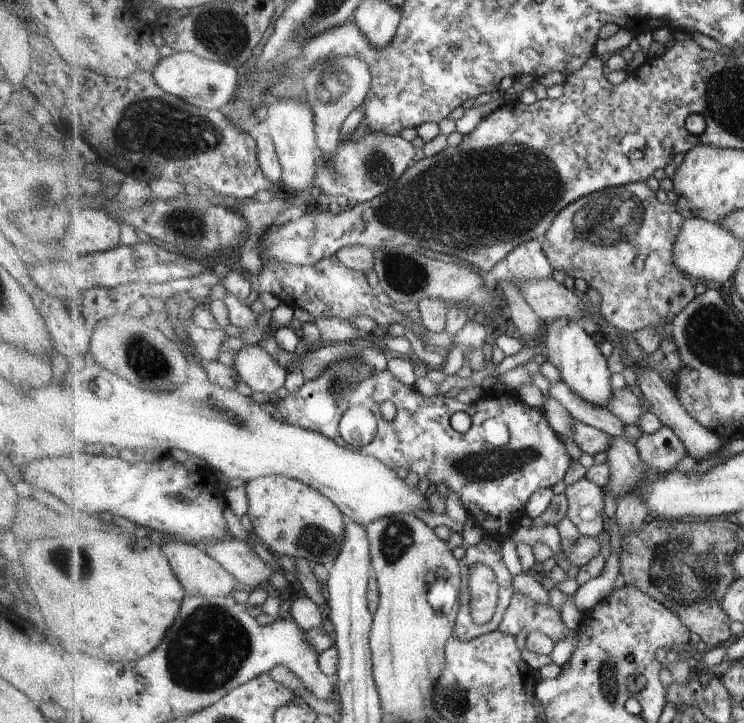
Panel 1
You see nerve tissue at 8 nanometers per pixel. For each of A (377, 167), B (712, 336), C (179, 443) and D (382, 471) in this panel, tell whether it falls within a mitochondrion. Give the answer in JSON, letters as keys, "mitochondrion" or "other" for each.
{"A":"mitochondrion","B":"mitochondrion","C":"other","D":"other"}

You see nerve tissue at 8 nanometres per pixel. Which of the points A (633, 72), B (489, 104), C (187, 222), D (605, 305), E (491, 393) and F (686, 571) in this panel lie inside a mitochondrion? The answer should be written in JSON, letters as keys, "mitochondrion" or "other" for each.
{"A":"other","B":"other","C":"mitochondrion","D":"other","E":"other","F":"mitochondrion"}

